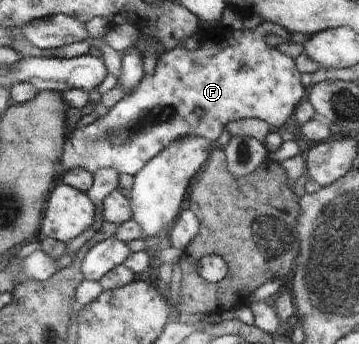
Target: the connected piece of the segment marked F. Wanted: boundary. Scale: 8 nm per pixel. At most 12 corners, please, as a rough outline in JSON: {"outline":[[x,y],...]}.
{"outline":[[221,27],[72,129],[62,170],[135,176],[176,139],[288,124],[292,42]]}

